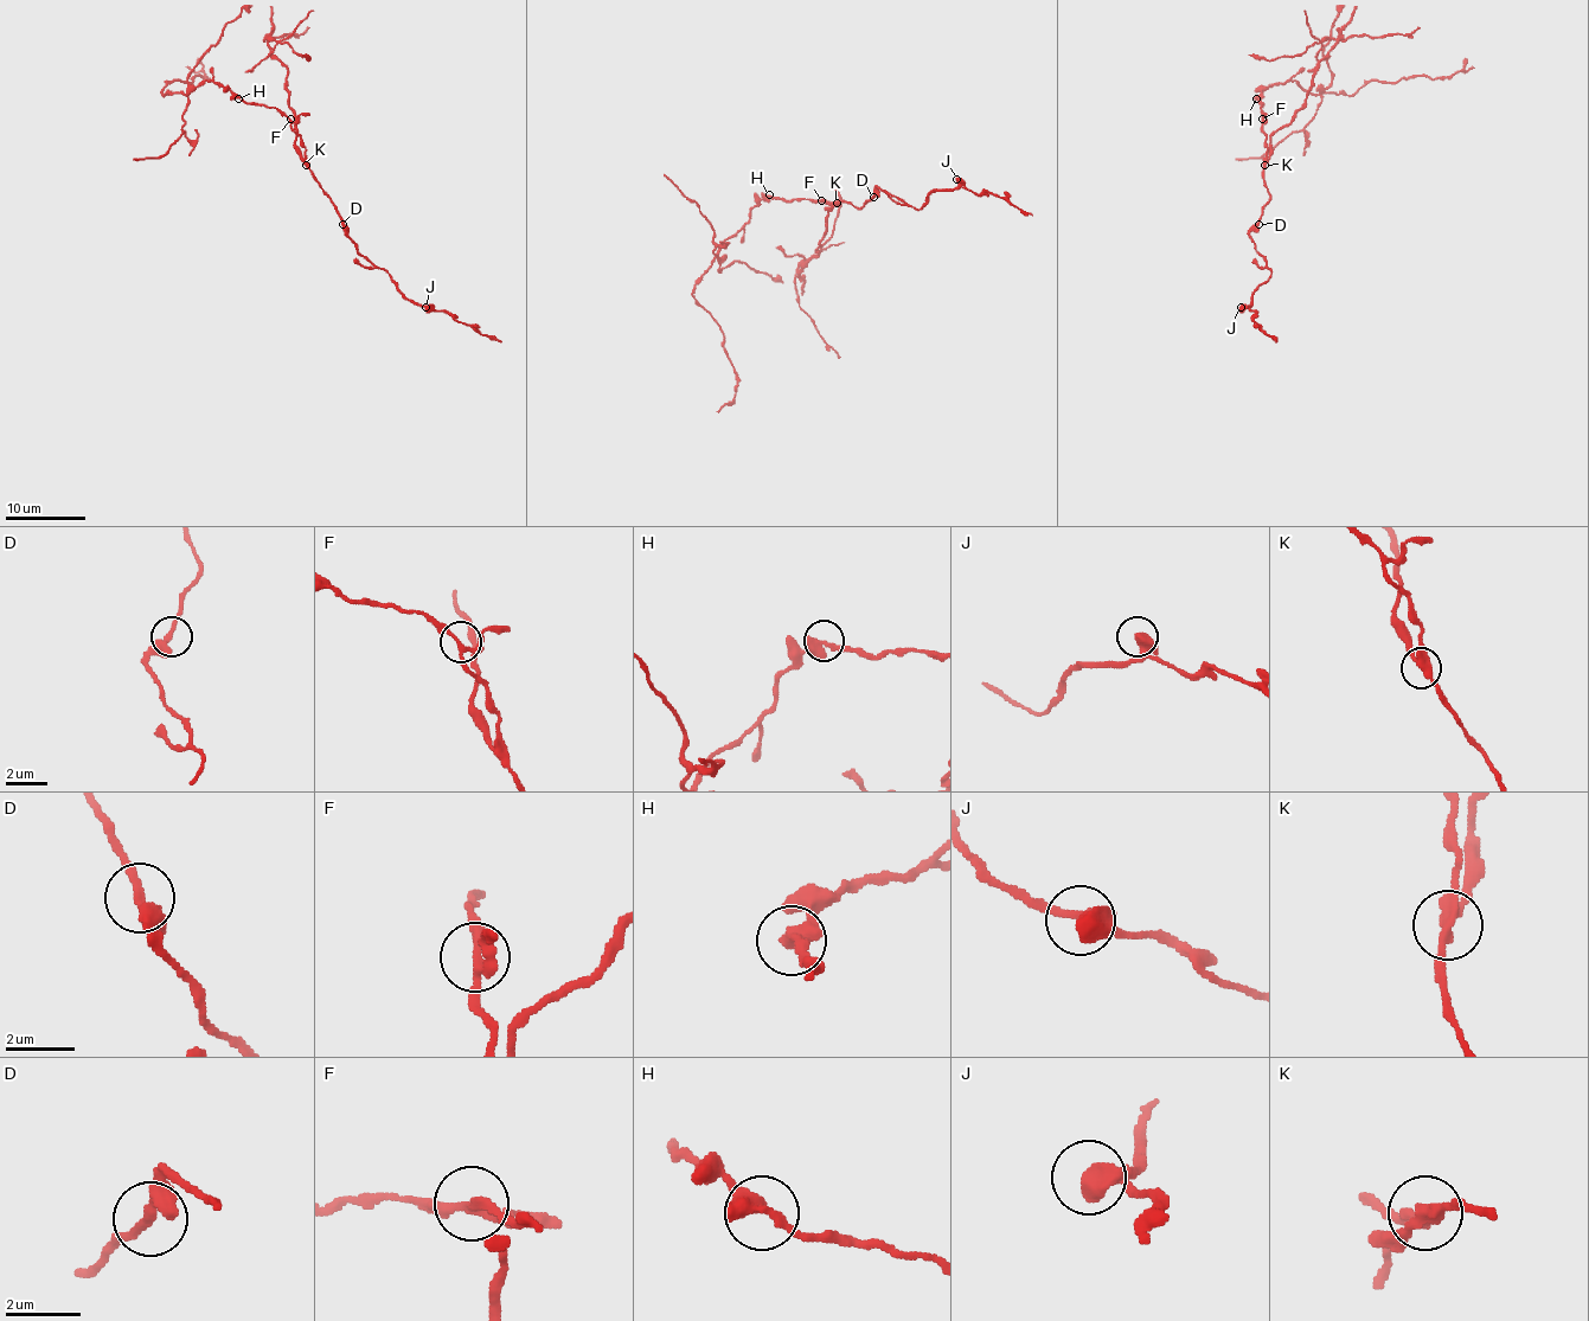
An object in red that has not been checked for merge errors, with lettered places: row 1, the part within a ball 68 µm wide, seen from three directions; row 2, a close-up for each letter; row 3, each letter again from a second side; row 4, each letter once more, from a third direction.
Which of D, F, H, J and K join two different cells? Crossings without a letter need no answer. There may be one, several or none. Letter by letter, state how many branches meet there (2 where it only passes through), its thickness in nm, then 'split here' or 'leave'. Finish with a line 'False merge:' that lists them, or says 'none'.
D: 3 | 240 nm | leave
F: 3 | 200 nm | leave
H: 2 | 440 nm | leave
J: 3 | 360 nm | leave
K: 3 | 280 nm | split here
False merge: K

